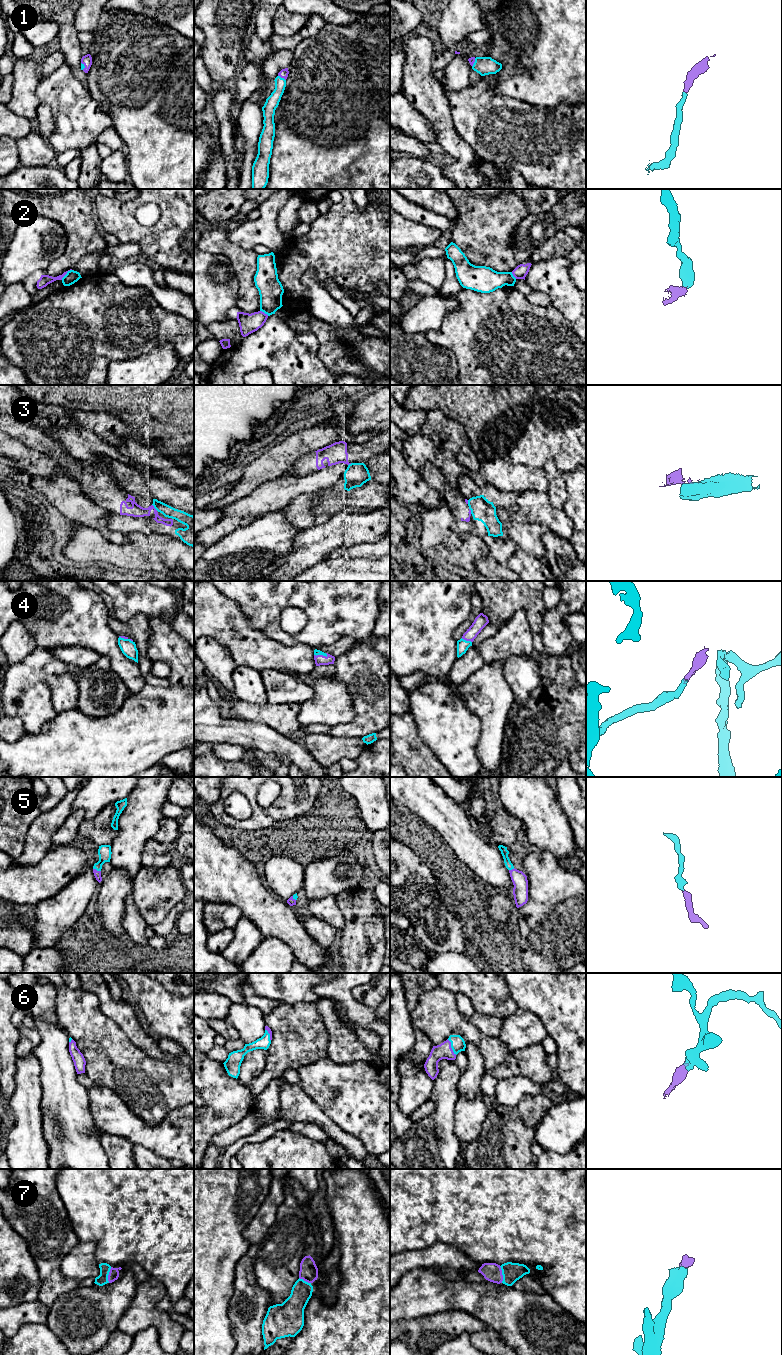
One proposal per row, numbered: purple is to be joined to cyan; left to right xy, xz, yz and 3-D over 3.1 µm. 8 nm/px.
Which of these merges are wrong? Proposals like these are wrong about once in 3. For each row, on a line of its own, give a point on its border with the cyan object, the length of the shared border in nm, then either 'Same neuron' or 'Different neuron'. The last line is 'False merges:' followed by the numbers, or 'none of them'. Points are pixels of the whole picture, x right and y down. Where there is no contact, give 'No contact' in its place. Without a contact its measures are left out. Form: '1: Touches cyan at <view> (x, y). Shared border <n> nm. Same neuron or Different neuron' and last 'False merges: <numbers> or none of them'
1: Touches cyan at xz (282, 78). Shared border 80 nm. Same neuron
2: Touches cyan at xy (66, 274). Shared border 120 nm. Different neuron
3: Touches cyan at xy (154, 507). Shared border 70 nm. Different neuron
4: Touches cyan at yz (465, 640). Shared border 90 nm. Same neuron
5: Touches cyan at xy (97, 870). Shared border 70 nm. Same neuron
6: Touches cyan at yz (451, 1047). Shared border 150 nm. Same neuron
7: Touches cyan at yz (502, 1274). Shared border 140 nm. Same neuron
False merges: 2, 3

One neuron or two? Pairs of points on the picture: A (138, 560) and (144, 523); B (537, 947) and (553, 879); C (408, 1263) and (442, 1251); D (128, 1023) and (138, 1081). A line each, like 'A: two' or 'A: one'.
A: two
B: one
C: one
D: two

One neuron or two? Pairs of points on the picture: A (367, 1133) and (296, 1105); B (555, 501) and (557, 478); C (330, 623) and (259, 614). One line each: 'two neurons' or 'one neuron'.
A: two neurons
B: one neuron
C: one neuron

